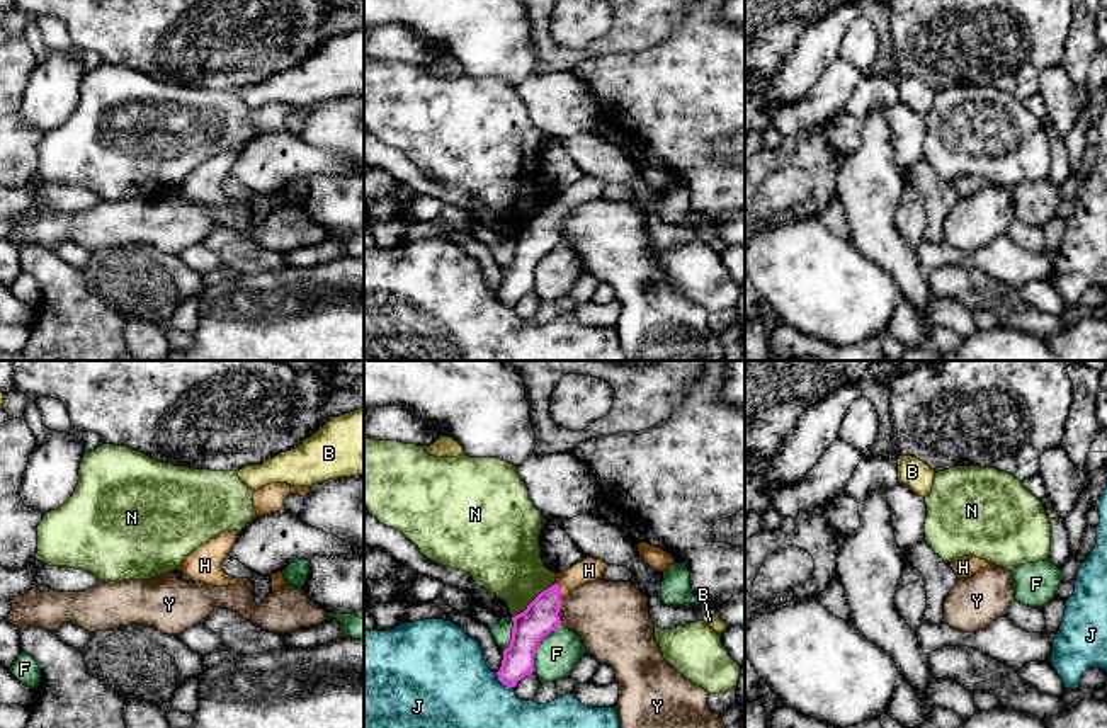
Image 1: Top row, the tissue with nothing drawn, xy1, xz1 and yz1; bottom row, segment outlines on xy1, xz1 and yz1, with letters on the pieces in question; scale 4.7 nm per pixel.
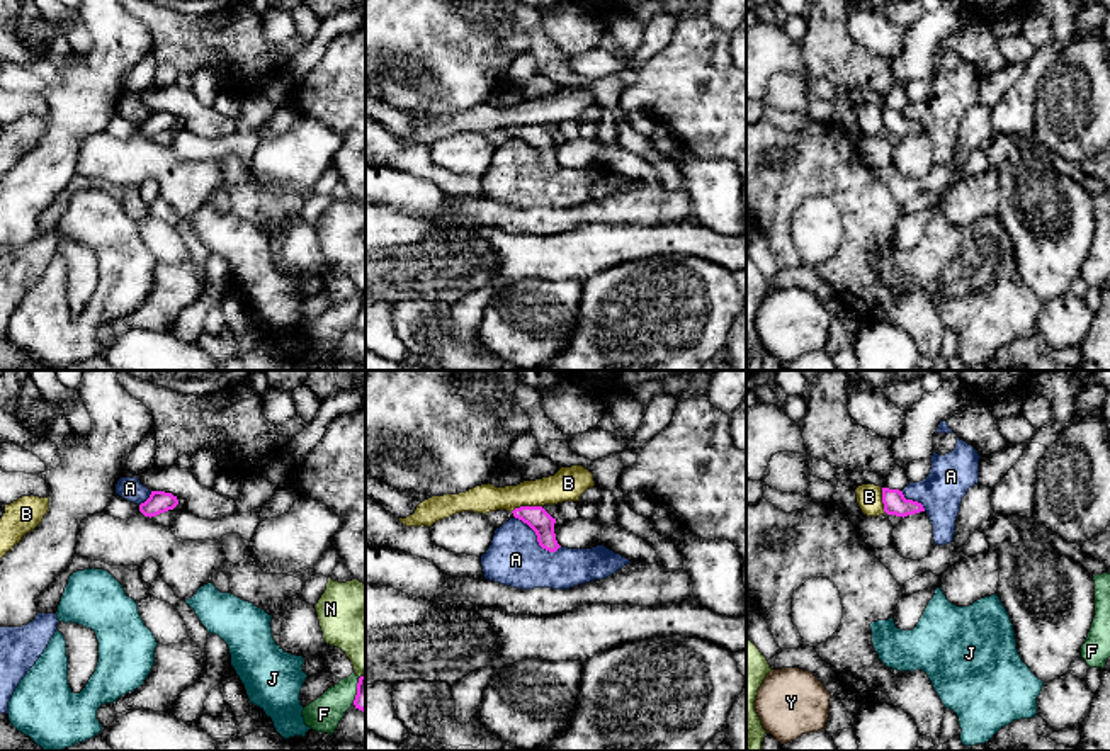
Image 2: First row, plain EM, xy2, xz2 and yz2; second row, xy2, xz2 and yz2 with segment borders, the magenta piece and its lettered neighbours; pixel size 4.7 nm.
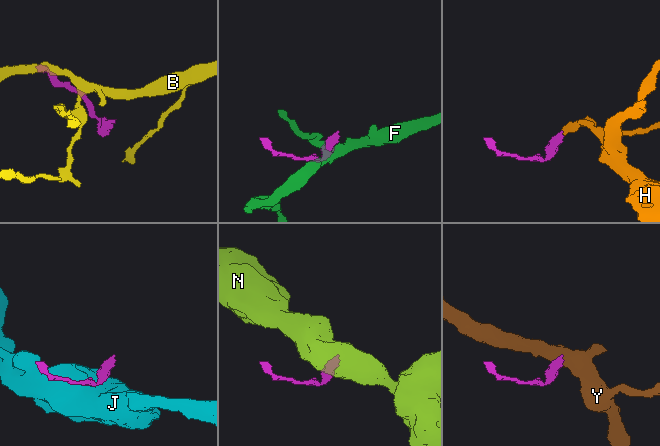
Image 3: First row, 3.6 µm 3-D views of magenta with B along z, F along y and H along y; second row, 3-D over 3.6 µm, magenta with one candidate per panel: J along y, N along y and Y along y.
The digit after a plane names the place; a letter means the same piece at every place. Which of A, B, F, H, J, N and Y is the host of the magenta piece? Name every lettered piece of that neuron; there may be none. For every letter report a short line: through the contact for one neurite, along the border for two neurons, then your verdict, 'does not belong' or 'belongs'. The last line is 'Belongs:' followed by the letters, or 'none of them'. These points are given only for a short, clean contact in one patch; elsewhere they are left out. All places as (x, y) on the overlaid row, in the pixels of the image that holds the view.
A: line xz2 (514, 515), (534, 532), (543, 547), (560, 547); does not belong
B: does not belong
F: does not belong
H: line xz1 (541, 616), (544, 608), (560, 592), (579, 574), (589, 570); belongs
J: does not belong
N: line xz1 (555, 584), (546, 587), (512, 618); does not belong
Y: line xz1 (563, 601), (558, 611), (560, 623); does not belong
Belongs: H

